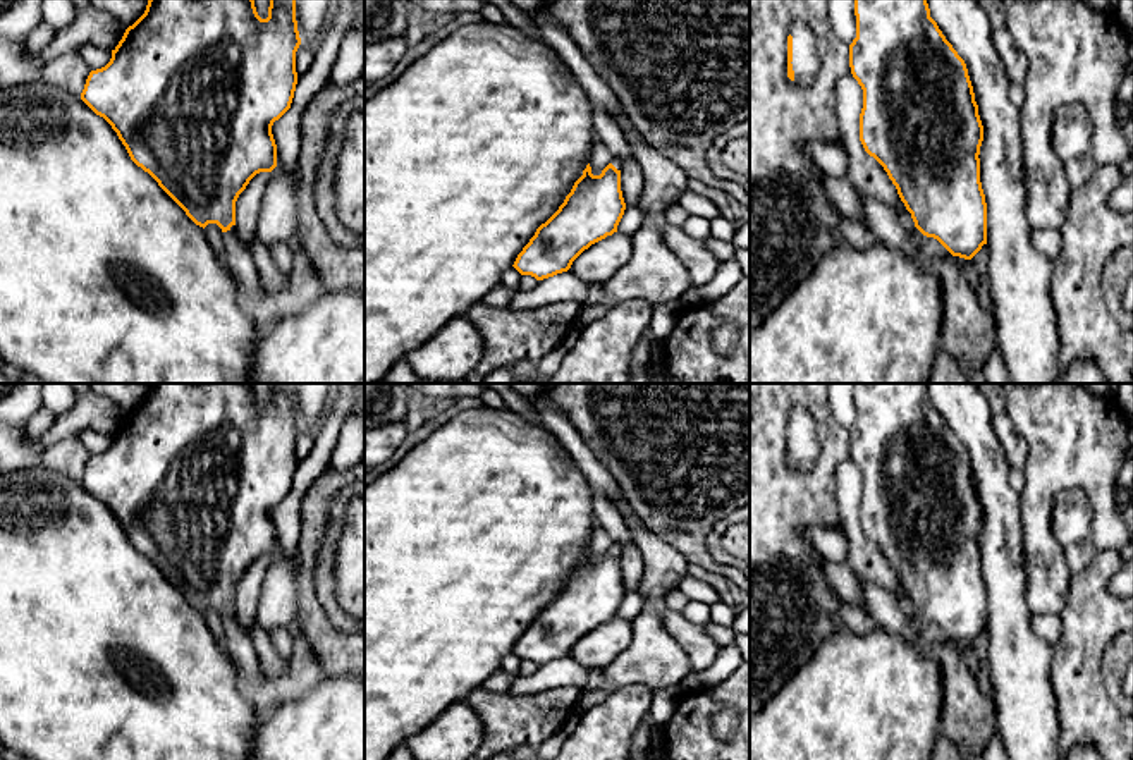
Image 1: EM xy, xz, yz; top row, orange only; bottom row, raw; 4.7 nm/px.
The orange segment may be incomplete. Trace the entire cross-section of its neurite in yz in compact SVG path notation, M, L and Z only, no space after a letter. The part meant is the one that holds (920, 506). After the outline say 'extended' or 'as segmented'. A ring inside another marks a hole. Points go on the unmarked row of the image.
M854 383L856 423L849 452L863 475L860 526L887 557L911 598L915 616L904 634L920 645L923 622L937 624L952 641L971 645L987 629L987 588L980 567L983 511L965 445L930 402L927 383Z; extended

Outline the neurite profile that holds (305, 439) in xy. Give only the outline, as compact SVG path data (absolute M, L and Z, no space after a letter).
M301 428L297 437L296 437L296 457L297 457L297 463L301 459L304 459L311 452L313 444L315 444L315 432Z

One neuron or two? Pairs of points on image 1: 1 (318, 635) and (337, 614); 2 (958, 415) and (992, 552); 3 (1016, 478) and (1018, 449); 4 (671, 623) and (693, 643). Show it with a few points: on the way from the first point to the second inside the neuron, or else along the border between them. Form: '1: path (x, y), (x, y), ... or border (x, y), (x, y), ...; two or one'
1: border (315, 583), (315, 597), (327, 619), (339, 631); two
2: path (984, 449), (996, 494), (996, 518); one
3: border (1011, 468), (1022, 470); two
4: path (676, 626), (688, 638); one

